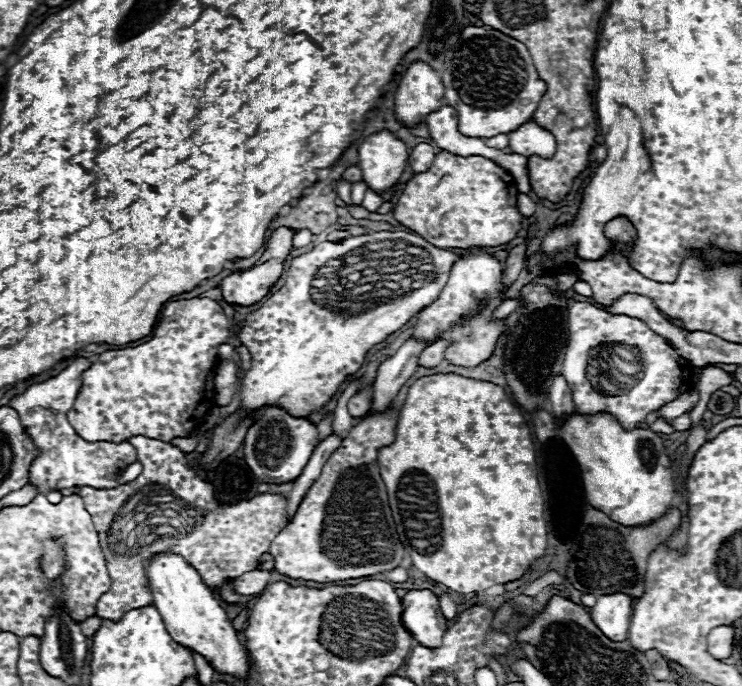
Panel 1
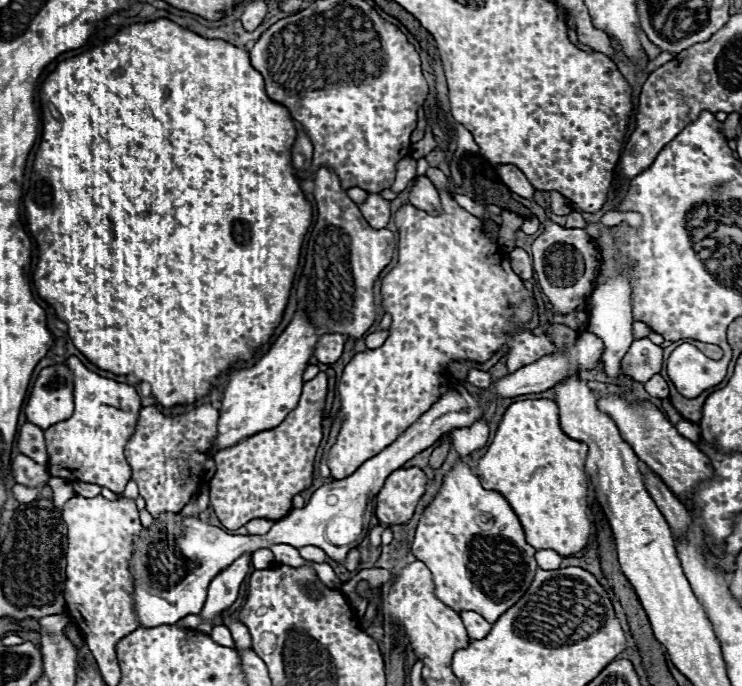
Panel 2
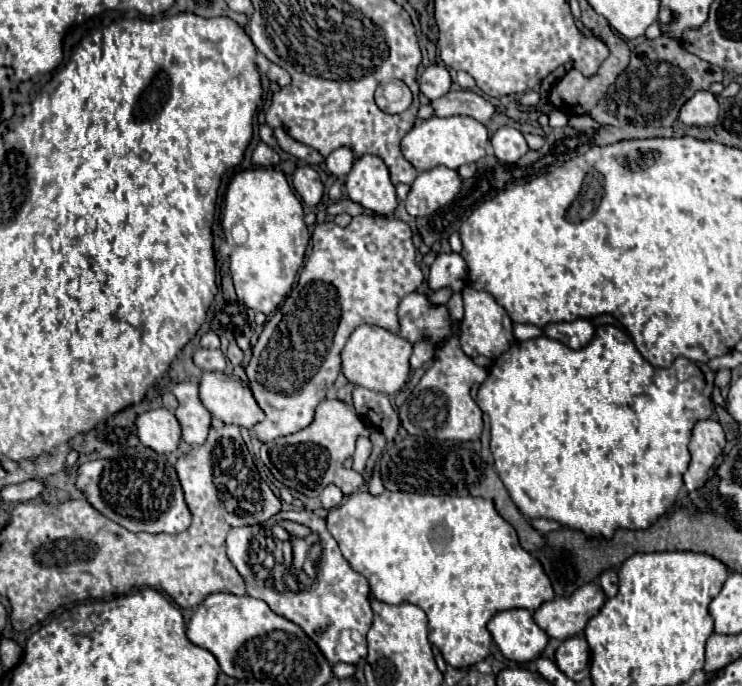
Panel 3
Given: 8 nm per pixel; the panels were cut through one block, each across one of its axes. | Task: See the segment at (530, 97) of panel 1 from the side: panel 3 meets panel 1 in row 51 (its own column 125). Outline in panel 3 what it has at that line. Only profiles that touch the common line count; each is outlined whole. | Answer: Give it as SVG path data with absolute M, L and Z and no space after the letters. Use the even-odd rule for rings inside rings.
M132 448L118 458L92 460L78 466L76 474L76 486L86 500L106 518L130 532L178 534L180 530L186 530L188 522L192 520L174 468L162 454L156 454L154 450L138 452Z

